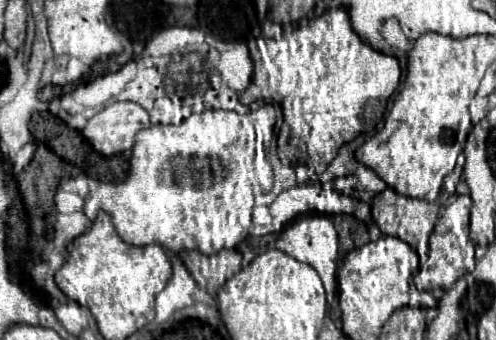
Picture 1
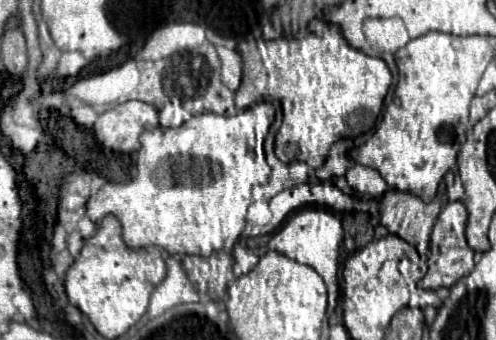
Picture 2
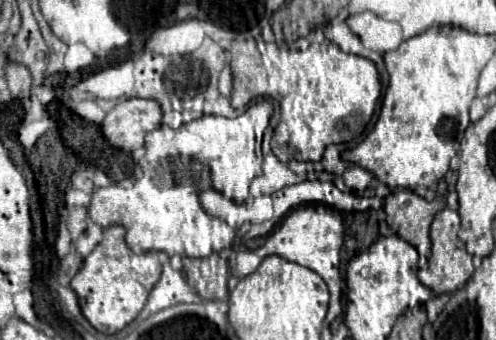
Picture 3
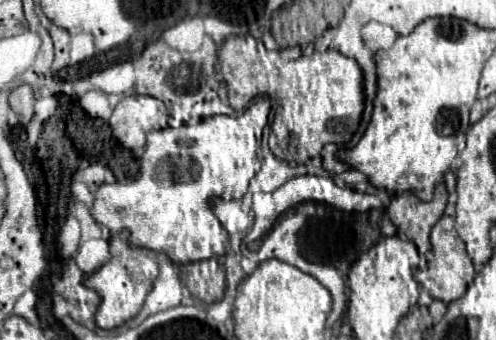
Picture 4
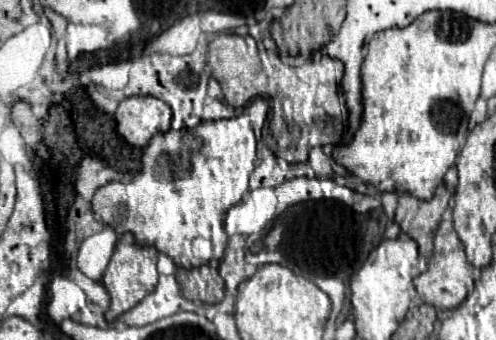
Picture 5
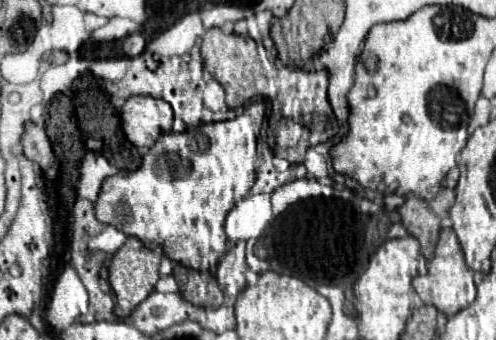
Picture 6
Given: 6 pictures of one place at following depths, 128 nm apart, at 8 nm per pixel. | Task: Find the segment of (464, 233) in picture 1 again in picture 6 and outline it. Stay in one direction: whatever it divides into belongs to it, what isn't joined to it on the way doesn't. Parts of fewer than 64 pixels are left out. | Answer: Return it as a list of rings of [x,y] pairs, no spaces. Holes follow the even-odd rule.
[[[442,228],[436,250],[434,250],[434,258],[428,262],[428,274],[416,276],[412,284],[424,304],[432,304],[446,316],[452,316],[460,308],[466,308],[476,298],[472,284],[470,284],[472,274],[474,272],[464,262],[464,252],[460,248],[460,242],[456,240],[456,234],[452,232],[452,228]]]

